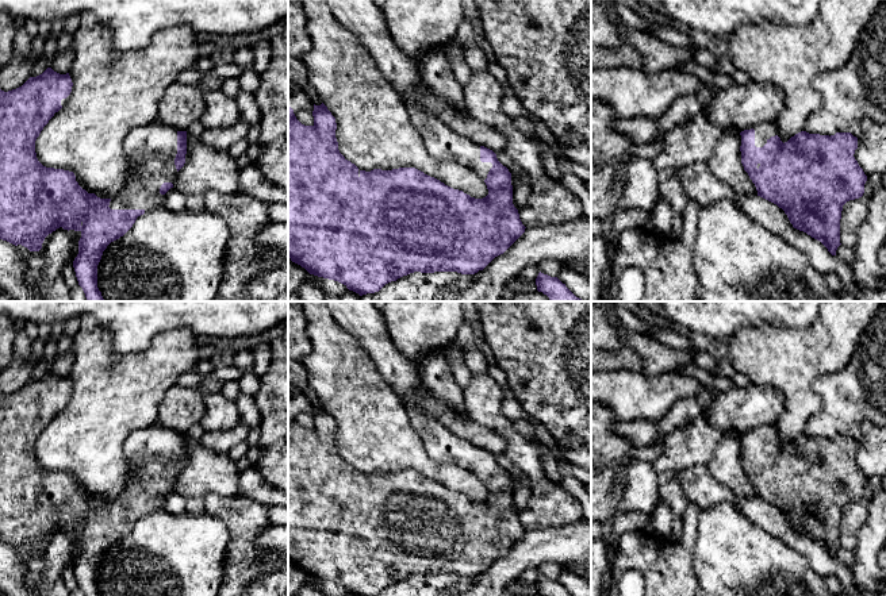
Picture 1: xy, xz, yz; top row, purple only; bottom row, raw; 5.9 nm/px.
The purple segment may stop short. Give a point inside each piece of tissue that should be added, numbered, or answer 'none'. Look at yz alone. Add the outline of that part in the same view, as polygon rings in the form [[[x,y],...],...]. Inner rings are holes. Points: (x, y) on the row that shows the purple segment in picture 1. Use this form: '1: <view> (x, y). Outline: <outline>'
1: yz (763, 131). Outline: [[[772,123],[757,124],[753,130],[756,147],[763,147],[771,136],[778,135],[778,131]]]

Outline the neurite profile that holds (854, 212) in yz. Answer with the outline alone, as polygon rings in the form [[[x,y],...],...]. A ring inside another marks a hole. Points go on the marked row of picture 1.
[[[864,196],[849,200],[843,205],[840,219],[840,243],[845,247],[852,247],[858,242],[858,231],[868,211],[868,199]]]

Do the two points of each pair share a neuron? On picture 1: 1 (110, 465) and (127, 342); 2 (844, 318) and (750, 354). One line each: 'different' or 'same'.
1: different
2: same

